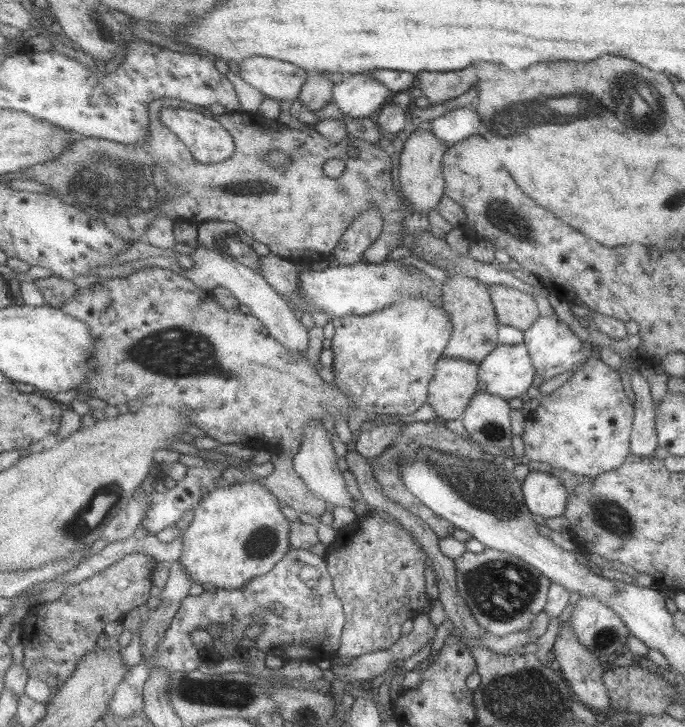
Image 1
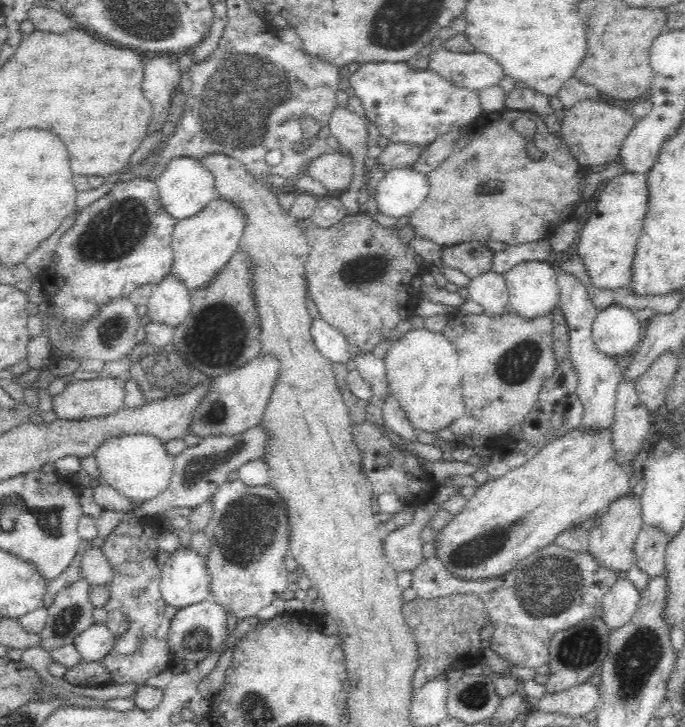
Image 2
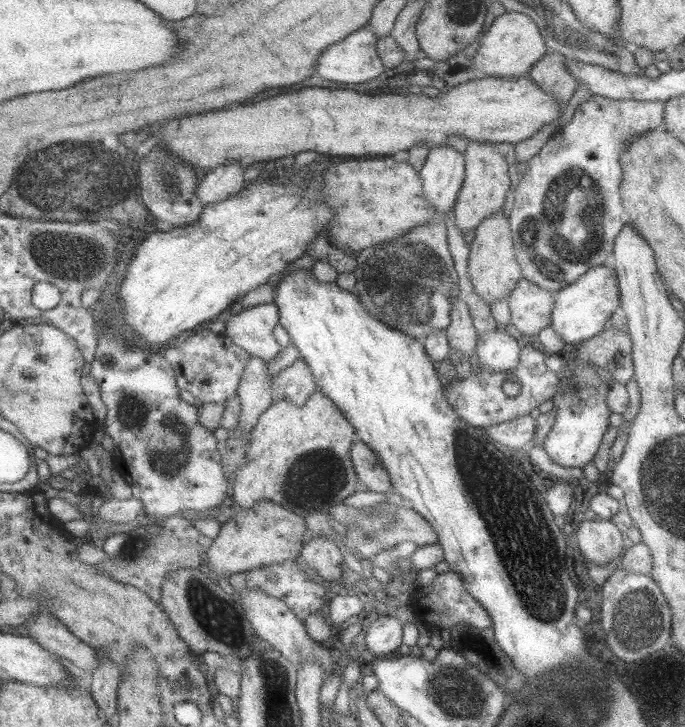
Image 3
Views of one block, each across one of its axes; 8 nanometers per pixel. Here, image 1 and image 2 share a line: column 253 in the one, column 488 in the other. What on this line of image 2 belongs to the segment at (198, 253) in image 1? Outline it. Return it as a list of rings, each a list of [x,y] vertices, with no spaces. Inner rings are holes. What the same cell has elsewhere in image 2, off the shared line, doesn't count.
[[[490,268],[470,281],[468,291],[469,298],[483,307],[486,315],[495,316],[507,312],[509,293],[504,274]]]

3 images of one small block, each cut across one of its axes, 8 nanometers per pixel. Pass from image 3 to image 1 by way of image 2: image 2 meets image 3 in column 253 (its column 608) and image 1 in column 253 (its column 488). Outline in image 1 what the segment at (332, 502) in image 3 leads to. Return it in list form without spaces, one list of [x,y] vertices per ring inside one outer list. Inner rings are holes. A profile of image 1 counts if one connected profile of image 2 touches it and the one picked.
[[[249,479],[207,493],[194,509],[193,521],[183,533],[186,547],[179,560],[186,568],[184,571],[193,578],[196,588],[202,583],[227,590],[243,588],[250,580],[273,571],[275,565],[292,549],[292,522],[283,514],[283,505],[267,485]]]

